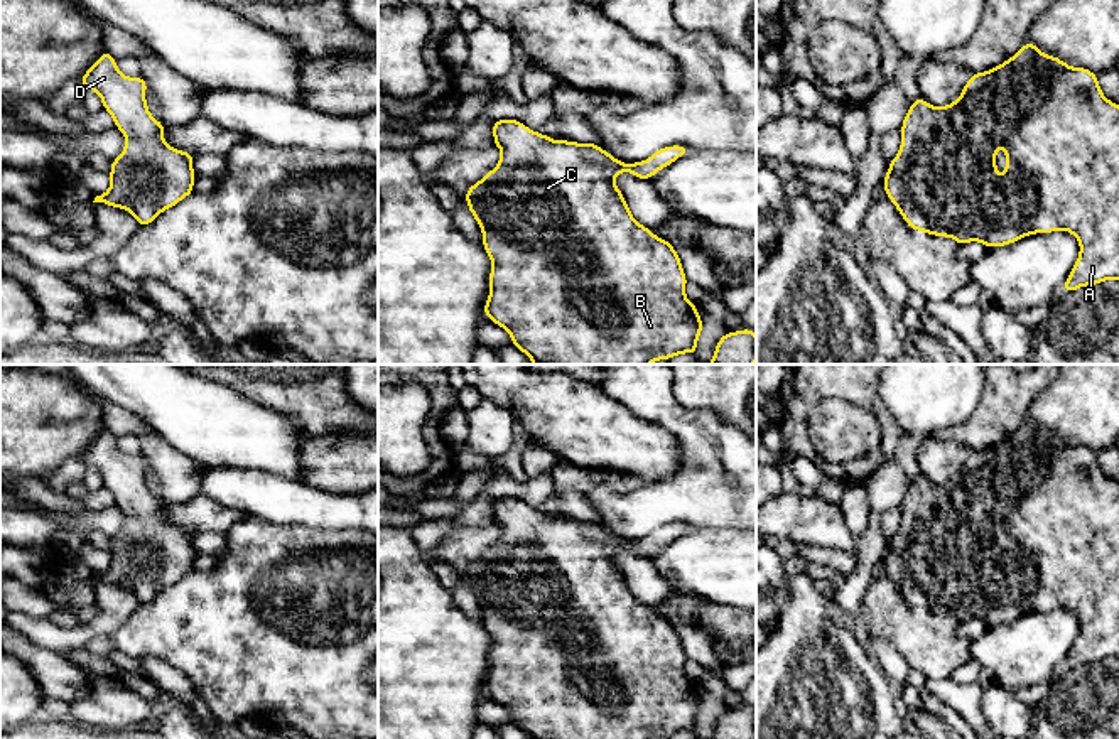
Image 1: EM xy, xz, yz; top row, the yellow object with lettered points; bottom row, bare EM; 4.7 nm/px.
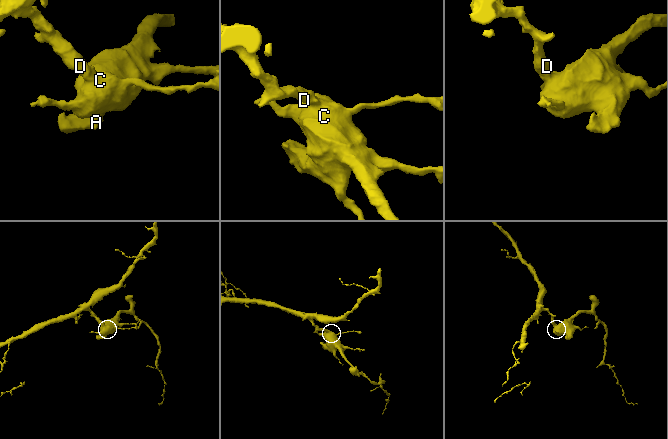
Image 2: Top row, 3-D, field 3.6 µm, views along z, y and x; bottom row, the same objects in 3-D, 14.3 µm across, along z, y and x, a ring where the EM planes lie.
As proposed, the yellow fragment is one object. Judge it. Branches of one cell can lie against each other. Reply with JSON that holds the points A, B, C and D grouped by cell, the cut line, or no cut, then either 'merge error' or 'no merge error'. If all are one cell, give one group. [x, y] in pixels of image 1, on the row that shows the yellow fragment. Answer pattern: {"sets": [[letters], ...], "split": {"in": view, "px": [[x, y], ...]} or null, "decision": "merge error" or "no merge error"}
{"sets": [["A", "B", "C", "D"]], "split": null, "decision": "no merge error"}

